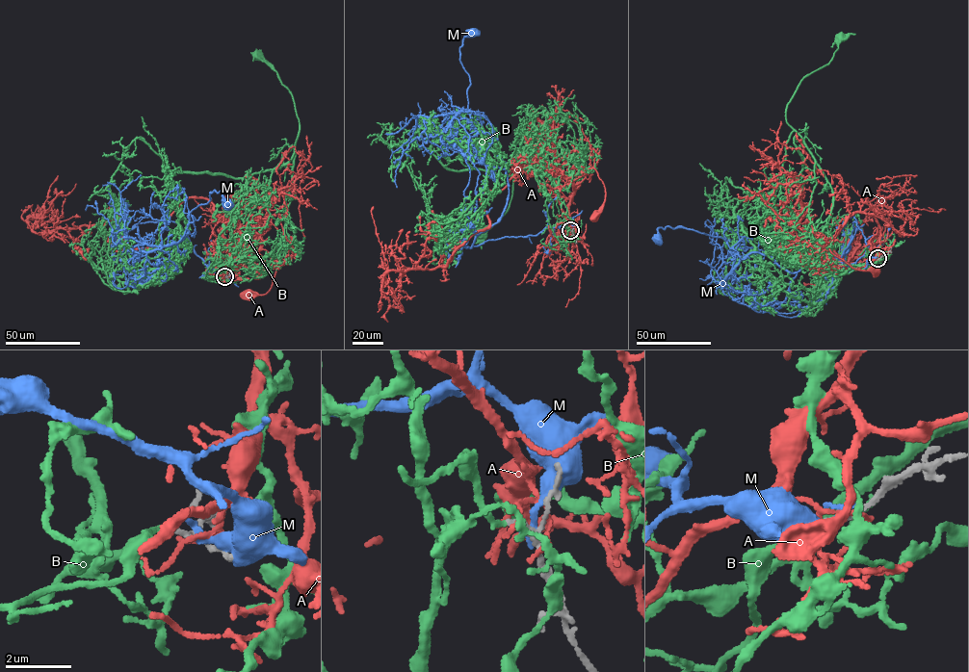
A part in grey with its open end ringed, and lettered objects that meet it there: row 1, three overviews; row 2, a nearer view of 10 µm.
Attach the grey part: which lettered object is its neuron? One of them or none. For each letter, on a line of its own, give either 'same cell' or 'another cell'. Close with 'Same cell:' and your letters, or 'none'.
A: another cell
B: same cell
M: another cell
Same cell: B

